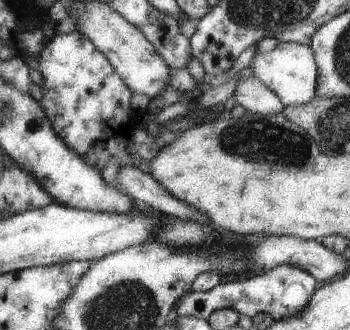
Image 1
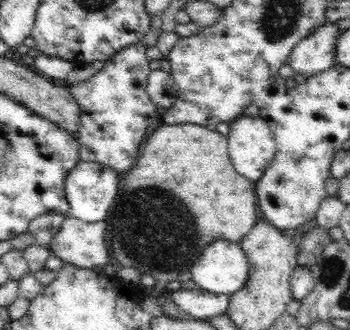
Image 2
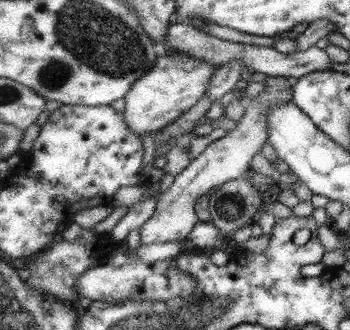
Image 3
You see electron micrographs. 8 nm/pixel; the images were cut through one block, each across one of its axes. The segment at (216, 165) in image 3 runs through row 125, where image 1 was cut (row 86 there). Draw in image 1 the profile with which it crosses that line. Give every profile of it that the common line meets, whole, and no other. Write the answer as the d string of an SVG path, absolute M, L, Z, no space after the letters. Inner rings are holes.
M253 76L243 78L243 82L237 84L233 96L237 100L237 106L243 106L247 112L253 112L259 116L275 116L275 114L281 114L285 108L279 94L269 90L261 80Z

